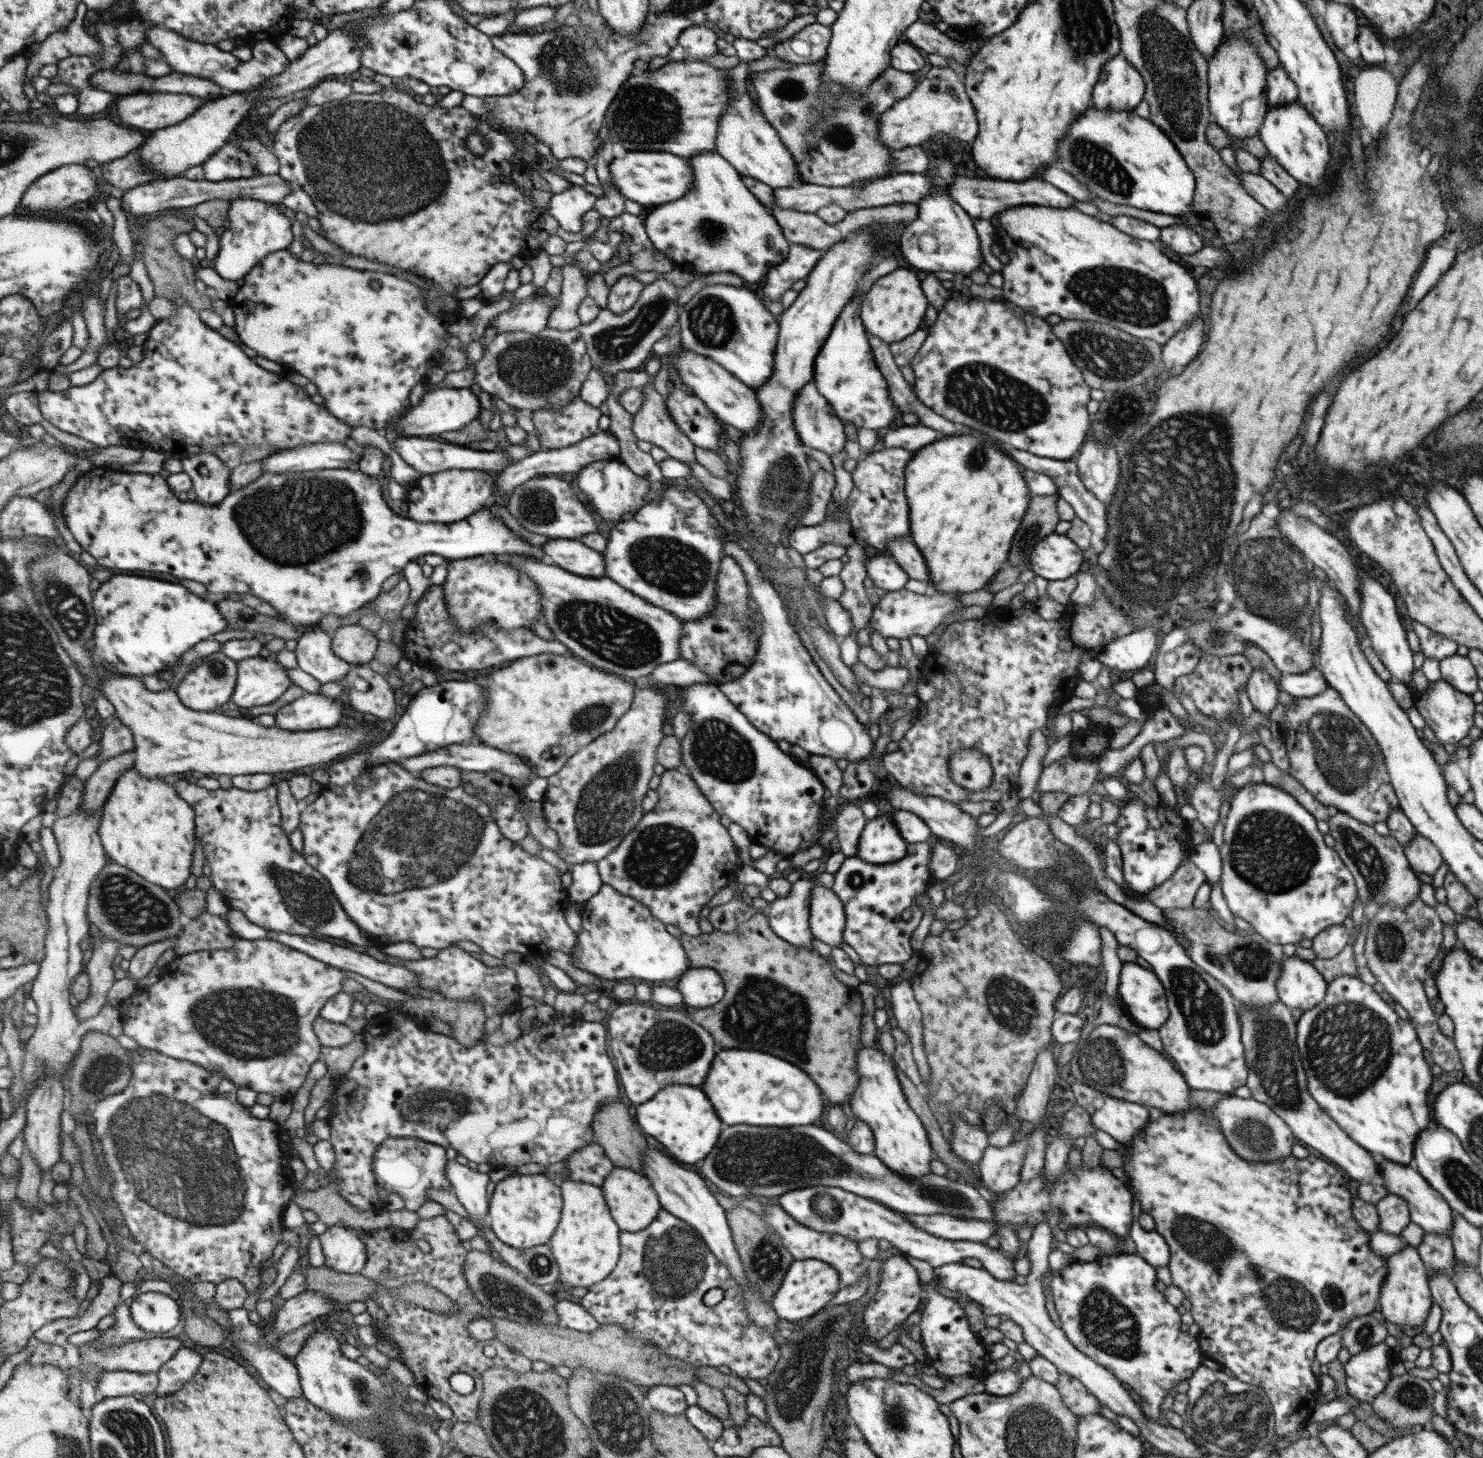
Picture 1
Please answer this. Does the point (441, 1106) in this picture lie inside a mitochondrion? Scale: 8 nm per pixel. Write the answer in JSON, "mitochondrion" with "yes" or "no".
{"mitochondrion":"yes"}

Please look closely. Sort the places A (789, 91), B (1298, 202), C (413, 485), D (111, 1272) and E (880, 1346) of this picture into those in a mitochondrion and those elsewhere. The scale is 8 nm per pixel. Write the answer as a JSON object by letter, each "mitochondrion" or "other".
{"A":"mitochondrion","B":"other","C":"other","D":"other","E":"other"}

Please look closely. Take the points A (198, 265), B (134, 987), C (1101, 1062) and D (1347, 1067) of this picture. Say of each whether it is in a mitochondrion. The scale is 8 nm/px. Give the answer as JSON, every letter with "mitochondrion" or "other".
{"A":"other","B":"other","C":"mitochondrion","D":"mitochondrion"}

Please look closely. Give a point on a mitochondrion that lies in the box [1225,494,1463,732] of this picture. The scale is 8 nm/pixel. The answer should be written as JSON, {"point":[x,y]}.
{"point":[1284,593]}

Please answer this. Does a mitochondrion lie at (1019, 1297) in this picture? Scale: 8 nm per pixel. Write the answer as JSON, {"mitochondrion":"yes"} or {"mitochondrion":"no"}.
{"mitochondrion":"no"}

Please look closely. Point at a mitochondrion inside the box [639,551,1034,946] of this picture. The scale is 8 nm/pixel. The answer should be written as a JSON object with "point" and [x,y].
{"point":[722,752]}

